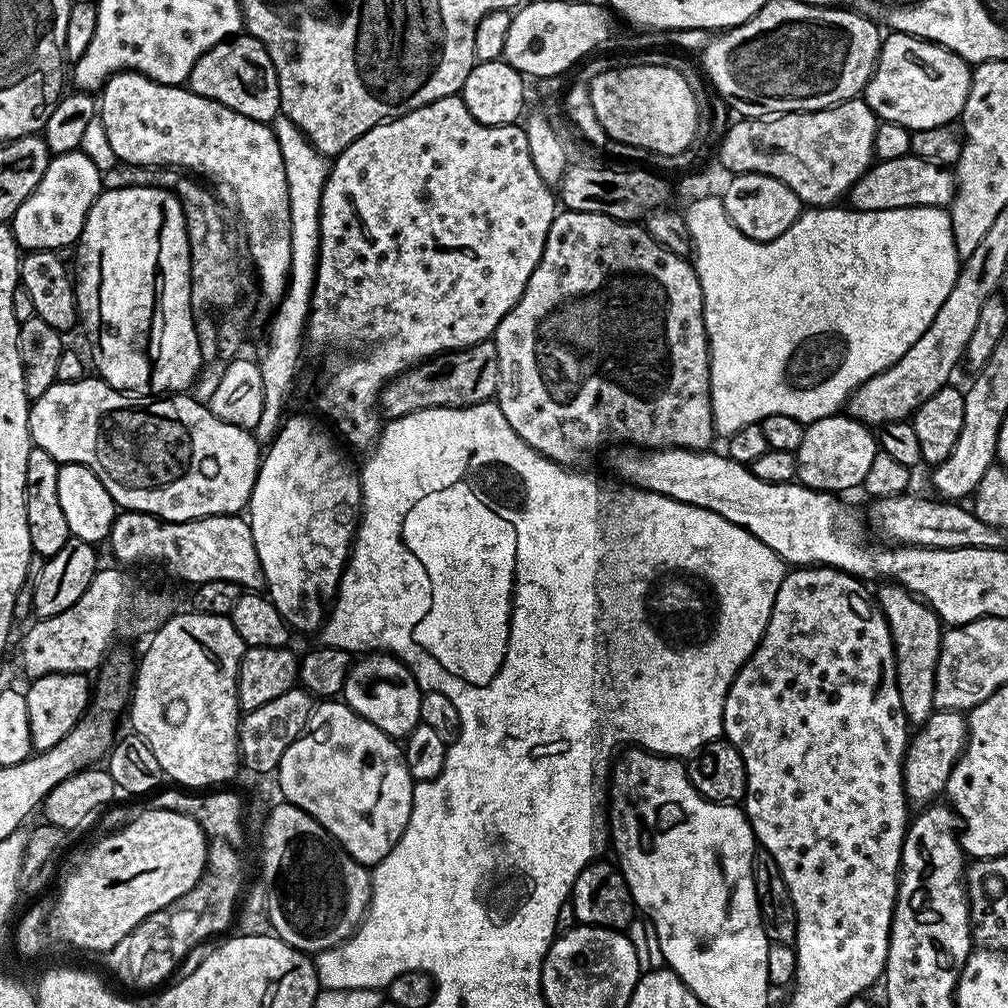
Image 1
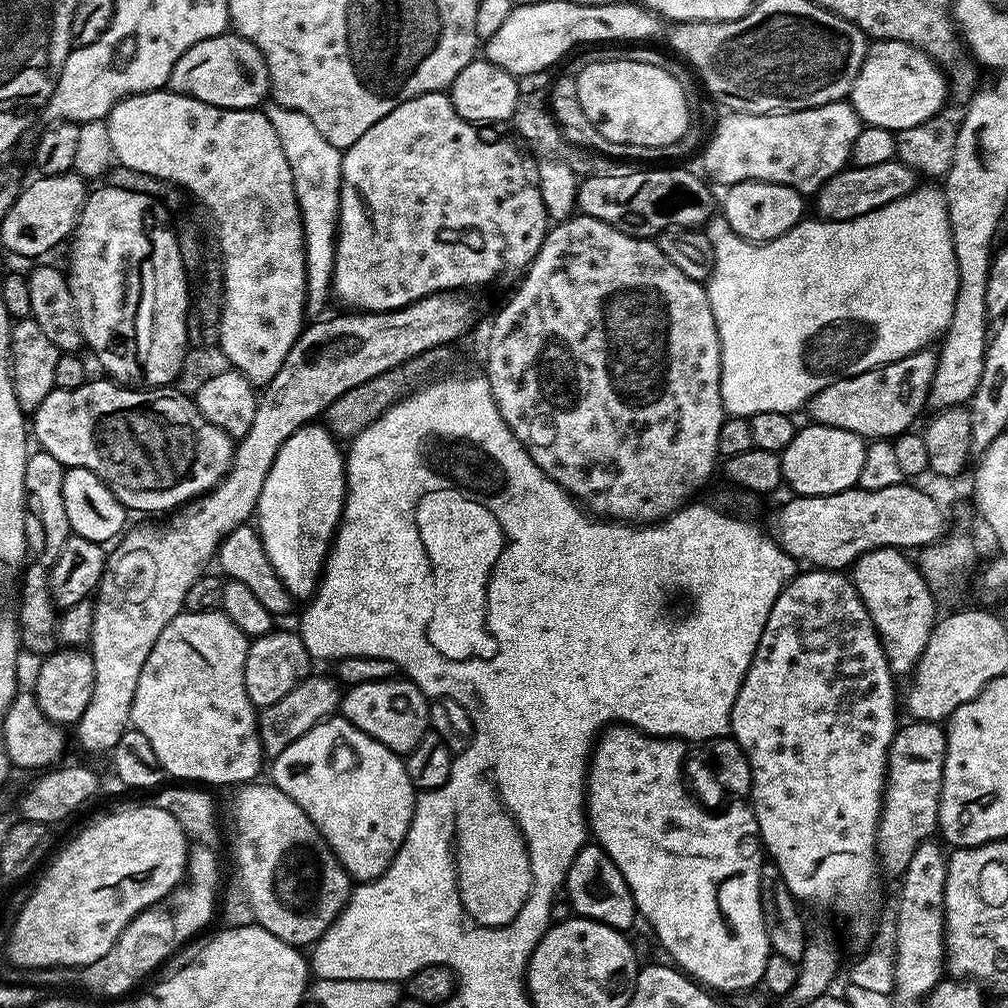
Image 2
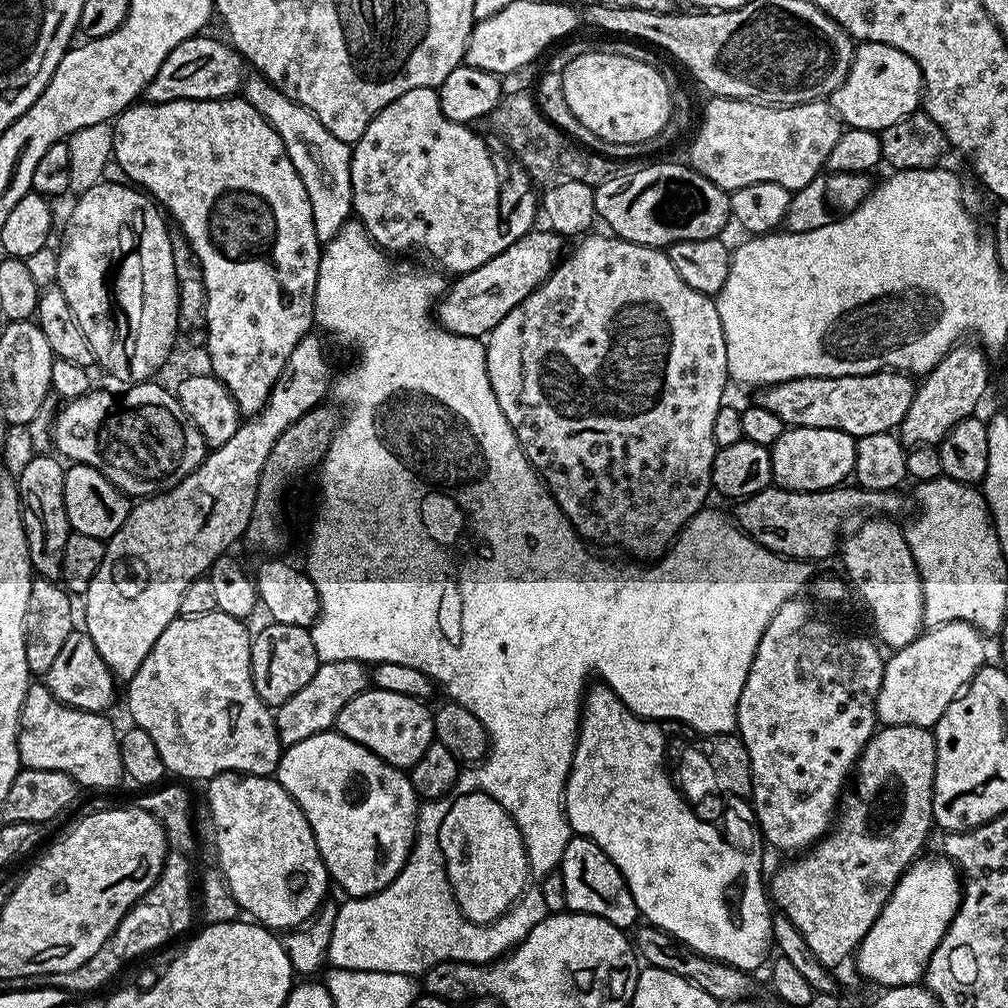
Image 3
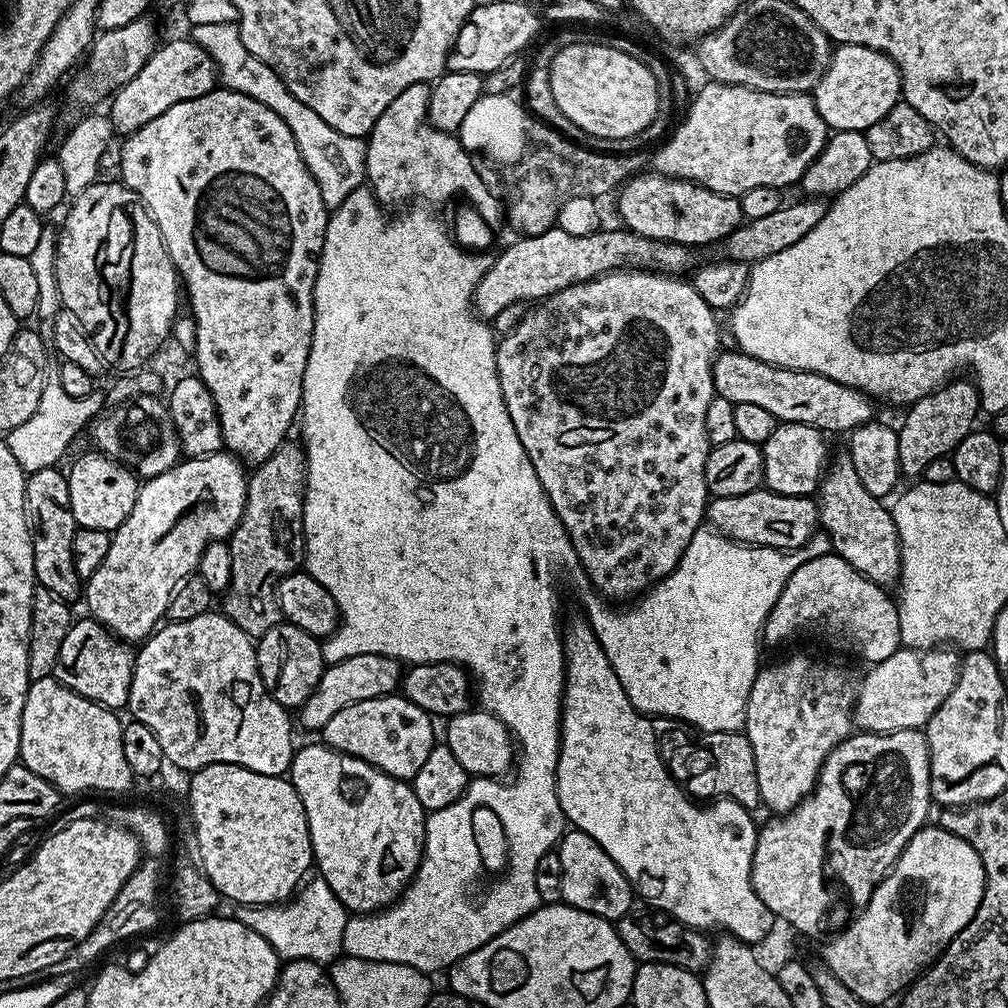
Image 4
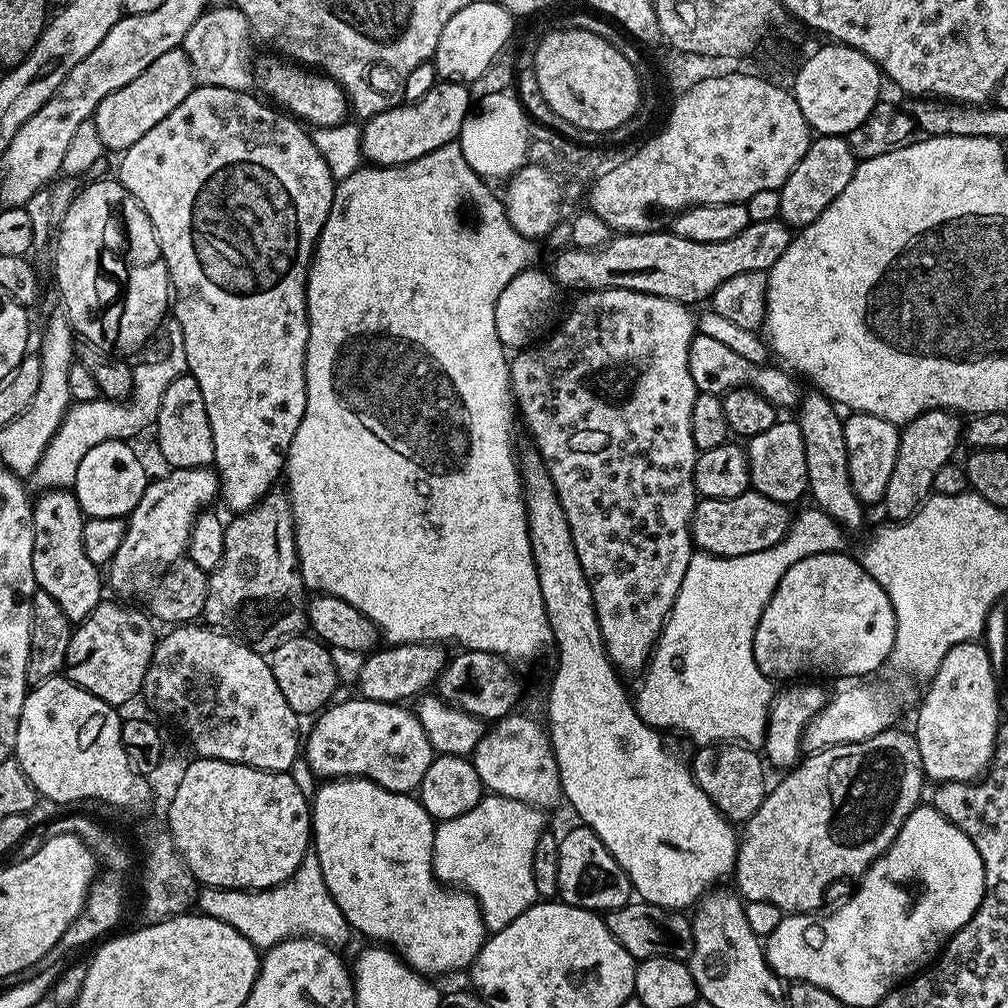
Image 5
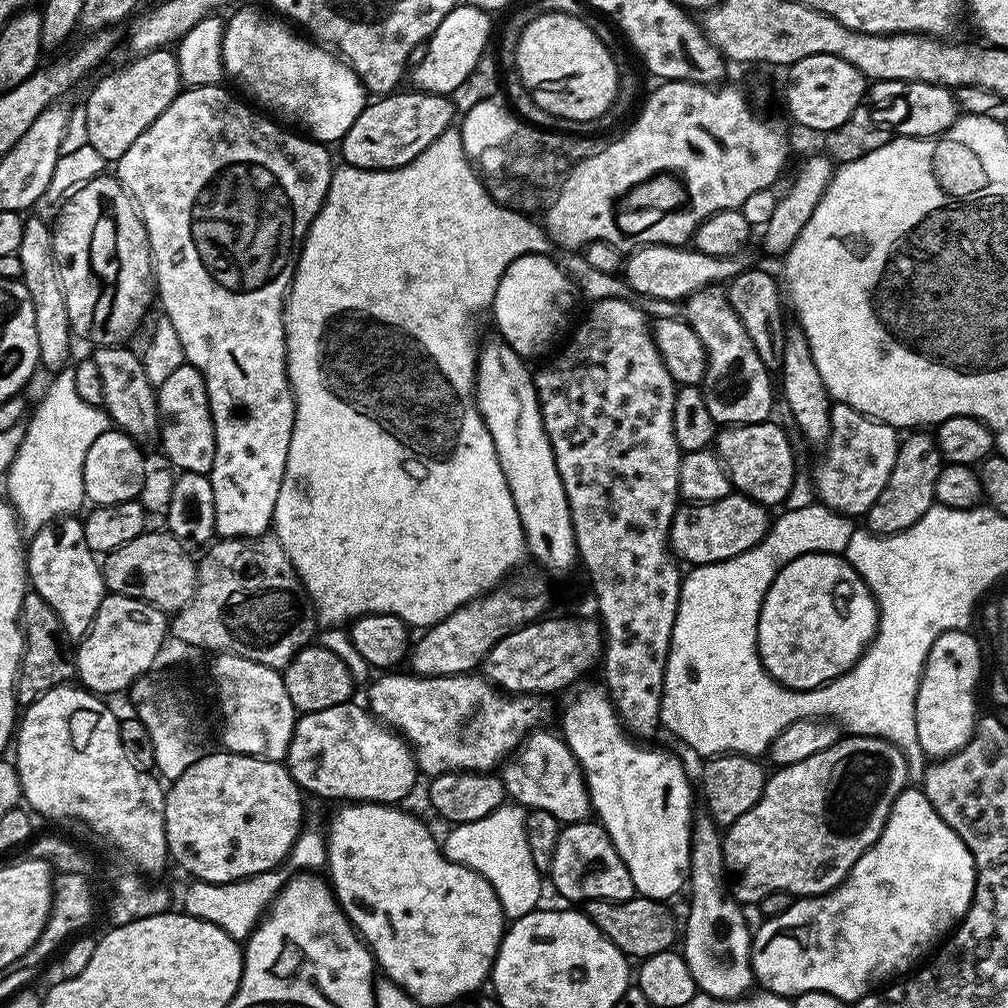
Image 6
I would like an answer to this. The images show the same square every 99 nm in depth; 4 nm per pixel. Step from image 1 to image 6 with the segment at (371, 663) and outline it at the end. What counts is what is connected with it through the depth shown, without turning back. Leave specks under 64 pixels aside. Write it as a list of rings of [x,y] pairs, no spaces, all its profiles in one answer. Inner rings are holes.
[[[356,702],[297,715],[286,767],[309,797],[365,804],[399,805],[411,794],[418,777],[412,745]]]

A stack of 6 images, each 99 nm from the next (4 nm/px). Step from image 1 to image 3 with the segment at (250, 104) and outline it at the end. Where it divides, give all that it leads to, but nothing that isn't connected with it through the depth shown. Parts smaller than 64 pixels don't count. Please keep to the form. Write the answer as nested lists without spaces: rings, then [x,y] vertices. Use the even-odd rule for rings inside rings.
[[[209,34],[192,36],[186,42],[174,46],[166,54],[166,62],[154,74],[146,89],[151,103],[161,104],[171,100],[227,100],[241,91],[246,79],[246,61],[231,43],[215,40]]]

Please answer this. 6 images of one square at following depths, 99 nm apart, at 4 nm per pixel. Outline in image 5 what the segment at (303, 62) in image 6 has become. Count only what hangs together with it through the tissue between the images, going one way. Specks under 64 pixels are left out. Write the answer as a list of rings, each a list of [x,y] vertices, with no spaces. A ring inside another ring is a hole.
[[[276,54],[267,55],[255,61],[254,84],[257,89],[260,87],[265,92],[265,97],[272,96],[273,105],[279,106],[285,113],[293,114],[313,129],[345,123],[347,116],[344,115],[349,115],[350,109],[348,97],[339,84],[319,71],[309,70]]]

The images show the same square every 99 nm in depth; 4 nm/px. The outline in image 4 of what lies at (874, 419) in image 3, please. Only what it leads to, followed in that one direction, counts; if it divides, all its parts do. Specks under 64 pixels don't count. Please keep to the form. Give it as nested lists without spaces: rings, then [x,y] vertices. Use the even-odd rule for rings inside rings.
[[[724,350],[717,355],[715,362],[712,364],[712,377],[714,378],[716,395],[726,398],[732,404],[758,406],[762,410],[767,410],[768,413],[774,414],[774,418],[778,422],[785,424],[813,424],[815,428],[819,428],[825,434],[831,434],[831,432],[836,431],[848,434],[851,433],[852,429],[869,423],[873,419],[872,407],[874,407],[874,401],[872,397],[865,392],[858,391],[857,388],[839,384],[817,372],[779,368],[773,364],[762,362],[753,356],[748,356],[745,352],[731,351]]]

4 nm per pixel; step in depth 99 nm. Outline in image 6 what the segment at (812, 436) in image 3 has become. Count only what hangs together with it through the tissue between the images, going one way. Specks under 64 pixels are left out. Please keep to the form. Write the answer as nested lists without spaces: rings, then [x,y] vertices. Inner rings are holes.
[[[766,419],[761,424],[733,424],[725,427],[714,441],[715,451],[733,489],[765,506],[782,503],[791,494],[792,483],[796,480],[796,456],[792,453],[792,444],[787,434],[772,423],[771,419]]]

